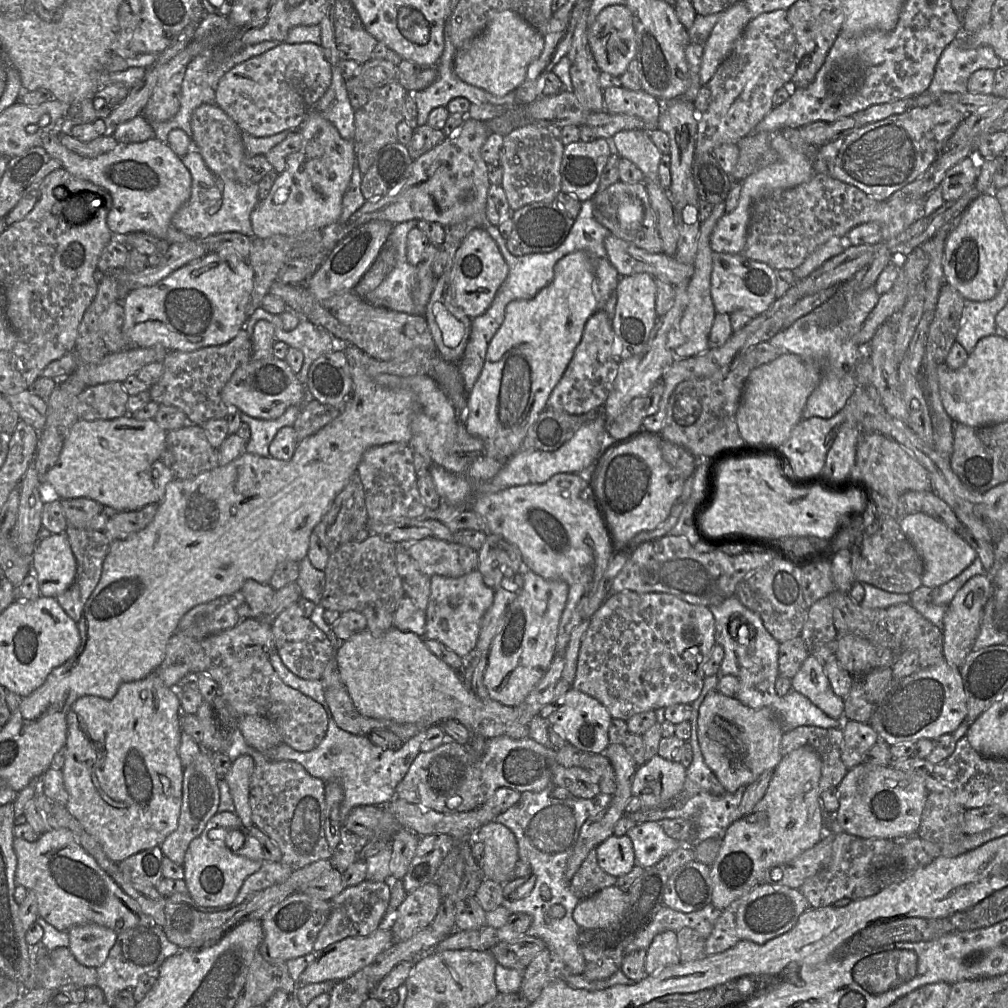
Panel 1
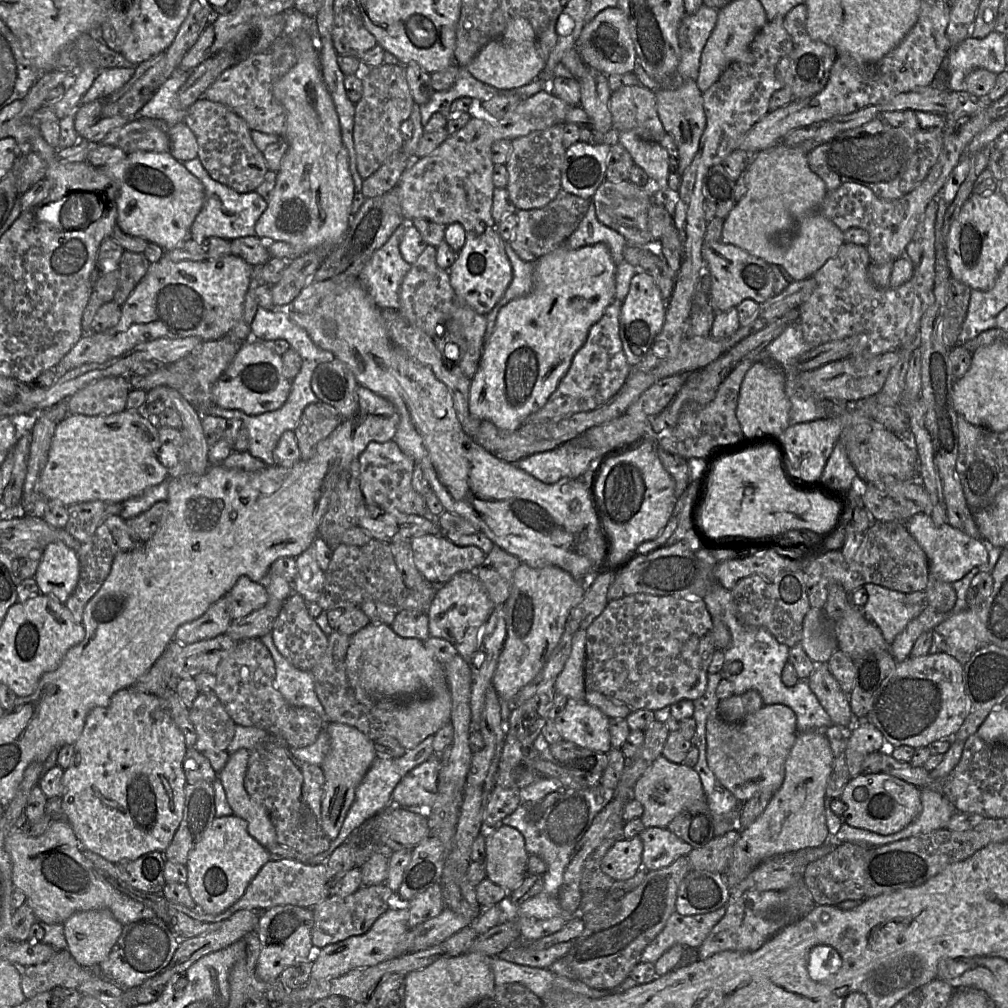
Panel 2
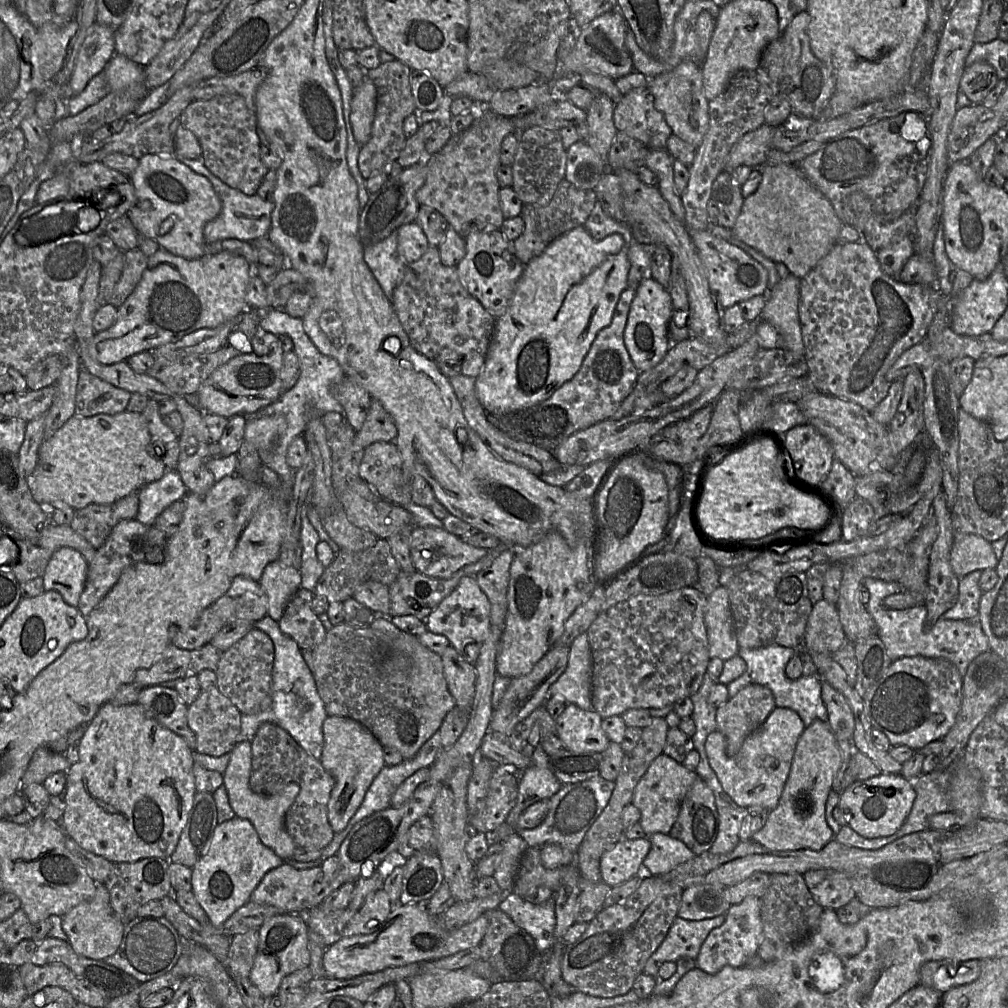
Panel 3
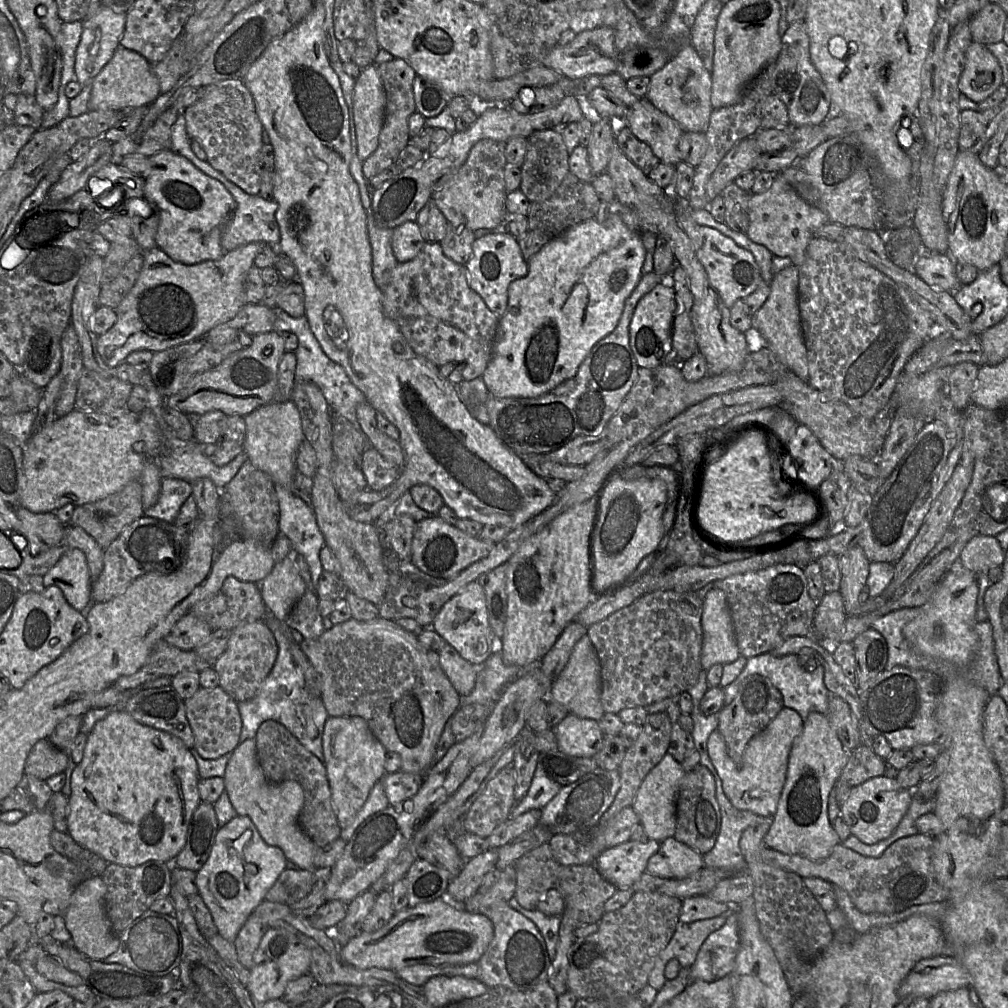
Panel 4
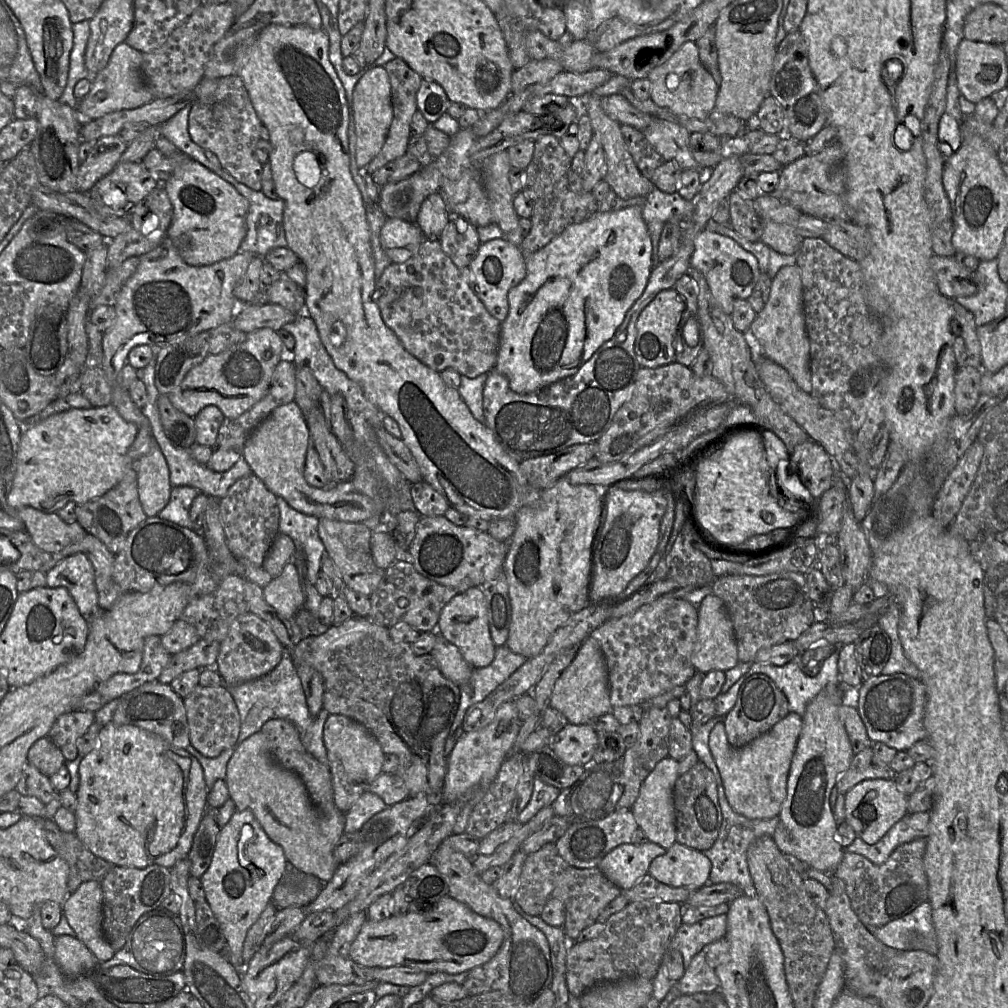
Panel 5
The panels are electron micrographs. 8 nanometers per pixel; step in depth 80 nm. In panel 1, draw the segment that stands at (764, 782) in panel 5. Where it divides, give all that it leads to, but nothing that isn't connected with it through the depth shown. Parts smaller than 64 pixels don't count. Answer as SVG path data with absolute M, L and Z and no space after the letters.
M718 690L708 693L699 708L698 740L704 761L724 789L730 793L751 784L765 771L775 770L783 758L781 741L784 732L781 718L773 708L751 708L744 705L736 696L729 697Z

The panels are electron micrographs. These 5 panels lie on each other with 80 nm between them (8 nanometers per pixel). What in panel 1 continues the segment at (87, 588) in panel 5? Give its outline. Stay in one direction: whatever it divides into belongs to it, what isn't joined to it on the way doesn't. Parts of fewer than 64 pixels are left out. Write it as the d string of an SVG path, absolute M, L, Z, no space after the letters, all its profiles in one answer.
M45 533L39 538L32 554L31 571L39 585L40 594L56 598L68 589L76 576L77 563L65 534Z

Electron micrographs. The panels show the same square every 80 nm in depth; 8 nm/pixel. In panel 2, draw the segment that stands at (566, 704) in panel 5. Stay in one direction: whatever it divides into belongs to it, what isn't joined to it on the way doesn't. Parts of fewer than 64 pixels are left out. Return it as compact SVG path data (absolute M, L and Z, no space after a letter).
M586 630L576 631L571 653L554 682L555 692L568 699L585 700Z

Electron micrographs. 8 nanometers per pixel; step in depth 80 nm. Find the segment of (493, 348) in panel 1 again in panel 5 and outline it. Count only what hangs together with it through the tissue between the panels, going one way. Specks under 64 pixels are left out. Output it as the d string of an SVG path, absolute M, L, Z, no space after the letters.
M630 206L609 212L597 211L584 221L568 226L540 250L525 255L525 265L526 277L508 293L509 314L501 323L500 344L494 366L496 371L507 377L510 389L518 394L534 392L575 374L601 345L614 336L616 330L625 319L628 310L642 295L654 267L651 237L648 231L648 225L642 215L642 208L640 206Z

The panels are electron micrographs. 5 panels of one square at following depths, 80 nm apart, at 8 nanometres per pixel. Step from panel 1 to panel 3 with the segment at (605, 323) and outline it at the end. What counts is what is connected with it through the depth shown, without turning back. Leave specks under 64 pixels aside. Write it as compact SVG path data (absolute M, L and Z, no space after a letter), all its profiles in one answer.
M627 288L622 292L610 325L599 331L579 370L570 380L562 384L546 400L532 407L492 416L493 425L515 440L530 443L547 451L553 451L575 432L612 417L621 402L631 392L639 375L624 344L624 330L630 306L635 297L635 290L634 288Z

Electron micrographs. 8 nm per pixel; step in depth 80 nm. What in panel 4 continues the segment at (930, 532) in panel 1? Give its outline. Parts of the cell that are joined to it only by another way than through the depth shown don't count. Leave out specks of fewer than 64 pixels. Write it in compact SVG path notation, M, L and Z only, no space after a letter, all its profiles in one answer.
M975 536L963 548L959 562L974 572L987 572L989 568L1001 566L1005 560L1003 550L996 536Z

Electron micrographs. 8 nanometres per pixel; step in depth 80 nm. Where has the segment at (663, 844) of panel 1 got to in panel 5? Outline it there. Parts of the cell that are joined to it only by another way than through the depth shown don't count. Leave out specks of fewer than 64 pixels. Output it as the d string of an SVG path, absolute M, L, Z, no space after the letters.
M675 842L666 853L657 856L650 863L648 874L657 881L672 887L684 887L697 890L709 883L711 861L696 849Z

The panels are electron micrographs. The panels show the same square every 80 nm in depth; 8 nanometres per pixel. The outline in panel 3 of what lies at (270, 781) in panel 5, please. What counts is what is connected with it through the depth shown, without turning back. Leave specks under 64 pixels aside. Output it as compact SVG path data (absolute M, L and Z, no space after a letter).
M251 742L235 744L227 768L223 773L223 785L226 788L228 802L236 817L249 820L254 826L260 841L283 860L293 856L298 848L285 829L285 814L300 792L297 783L289 783L281 792L273 796L262 796L251 791L249 778L251 773Z

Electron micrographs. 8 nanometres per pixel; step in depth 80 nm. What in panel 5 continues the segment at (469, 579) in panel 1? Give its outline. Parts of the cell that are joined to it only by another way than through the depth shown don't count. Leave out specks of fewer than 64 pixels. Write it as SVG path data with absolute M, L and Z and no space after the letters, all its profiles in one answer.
M471 587L451 598L441 610L436 631L459 649L472 668L486 667L493 662L496 646L491 637L487 603L481 587Z

